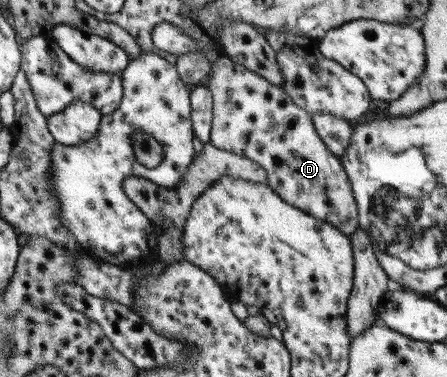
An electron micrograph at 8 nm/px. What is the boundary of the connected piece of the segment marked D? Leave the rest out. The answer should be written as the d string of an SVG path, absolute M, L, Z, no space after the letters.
M167 22L155 25L150 32L155 48L175 56L201 51L209 63L211 74L205 81L212 96L212 120L209 144L249 158L267 172L267 185L283 202L325 221L345 235L355 232L357 204L351 184L339 159L323 144L310 114L295 105L291 97L251 70L235 66L220 50L205 50L186 36L186 31Z

